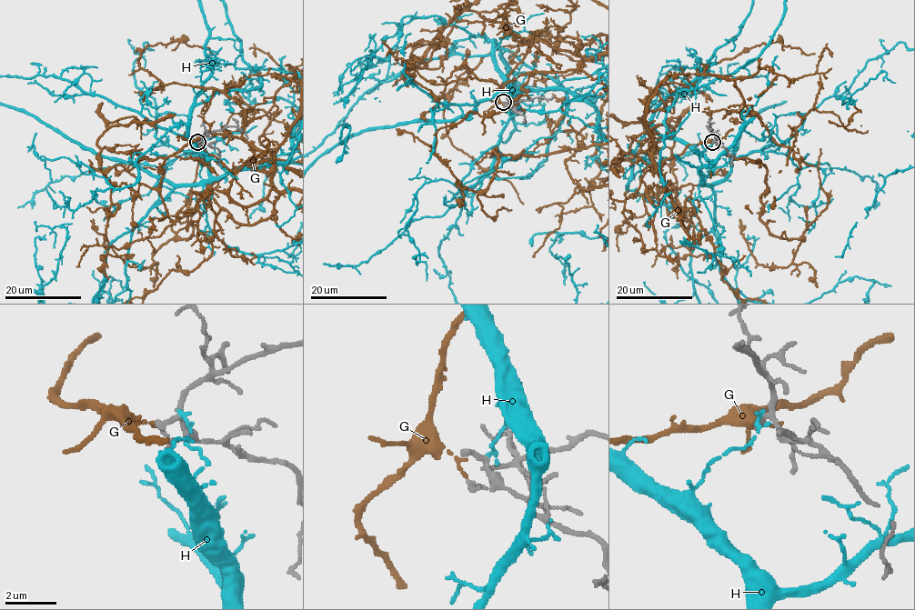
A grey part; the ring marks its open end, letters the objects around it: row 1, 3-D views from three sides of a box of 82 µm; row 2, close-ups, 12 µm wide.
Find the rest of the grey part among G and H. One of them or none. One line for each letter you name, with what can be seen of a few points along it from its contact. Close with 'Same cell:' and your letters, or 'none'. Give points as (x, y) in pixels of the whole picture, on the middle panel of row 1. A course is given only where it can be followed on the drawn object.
Same cell: none

